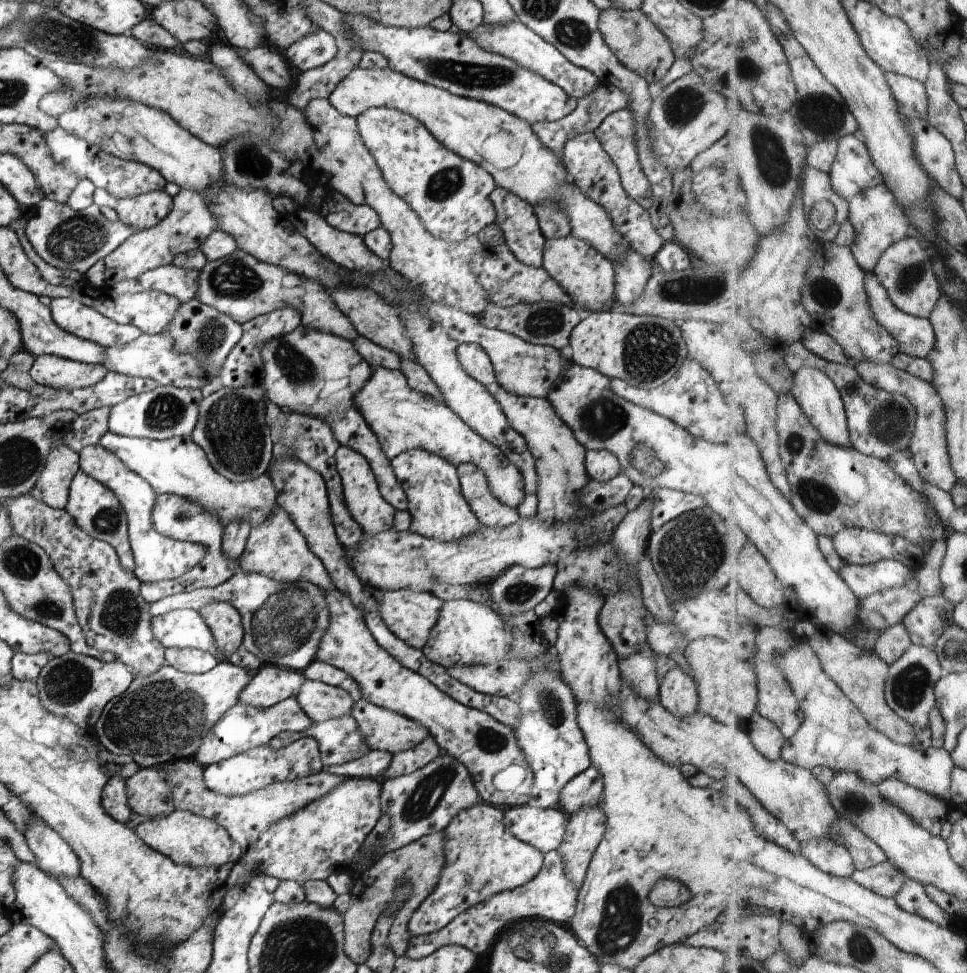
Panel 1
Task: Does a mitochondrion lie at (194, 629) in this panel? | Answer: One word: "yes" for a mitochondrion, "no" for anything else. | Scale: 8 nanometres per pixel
no

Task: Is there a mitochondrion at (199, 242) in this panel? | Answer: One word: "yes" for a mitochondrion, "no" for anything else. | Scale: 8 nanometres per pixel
no

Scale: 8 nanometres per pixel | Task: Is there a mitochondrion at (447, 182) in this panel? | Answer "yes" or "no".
yes

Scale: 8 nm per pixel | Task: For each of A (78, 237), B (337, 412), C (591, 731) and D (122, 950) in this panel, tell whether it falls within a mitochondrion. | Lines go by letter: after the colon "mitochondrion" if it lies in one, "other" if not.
A: mitochondrion
B: mitochondrion
C: other
D: mitochondrion

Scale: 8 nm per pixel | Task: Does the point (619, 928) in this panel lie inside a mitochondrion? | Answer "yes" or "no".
yes

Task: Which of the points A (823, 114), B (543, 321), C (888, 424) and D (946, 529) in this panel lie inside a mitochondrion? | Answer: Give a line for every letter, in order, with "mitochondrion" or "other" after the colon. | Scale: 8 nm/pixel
A: mitochondrion
B: mitochondrion
C: mitochondrion
D: other

